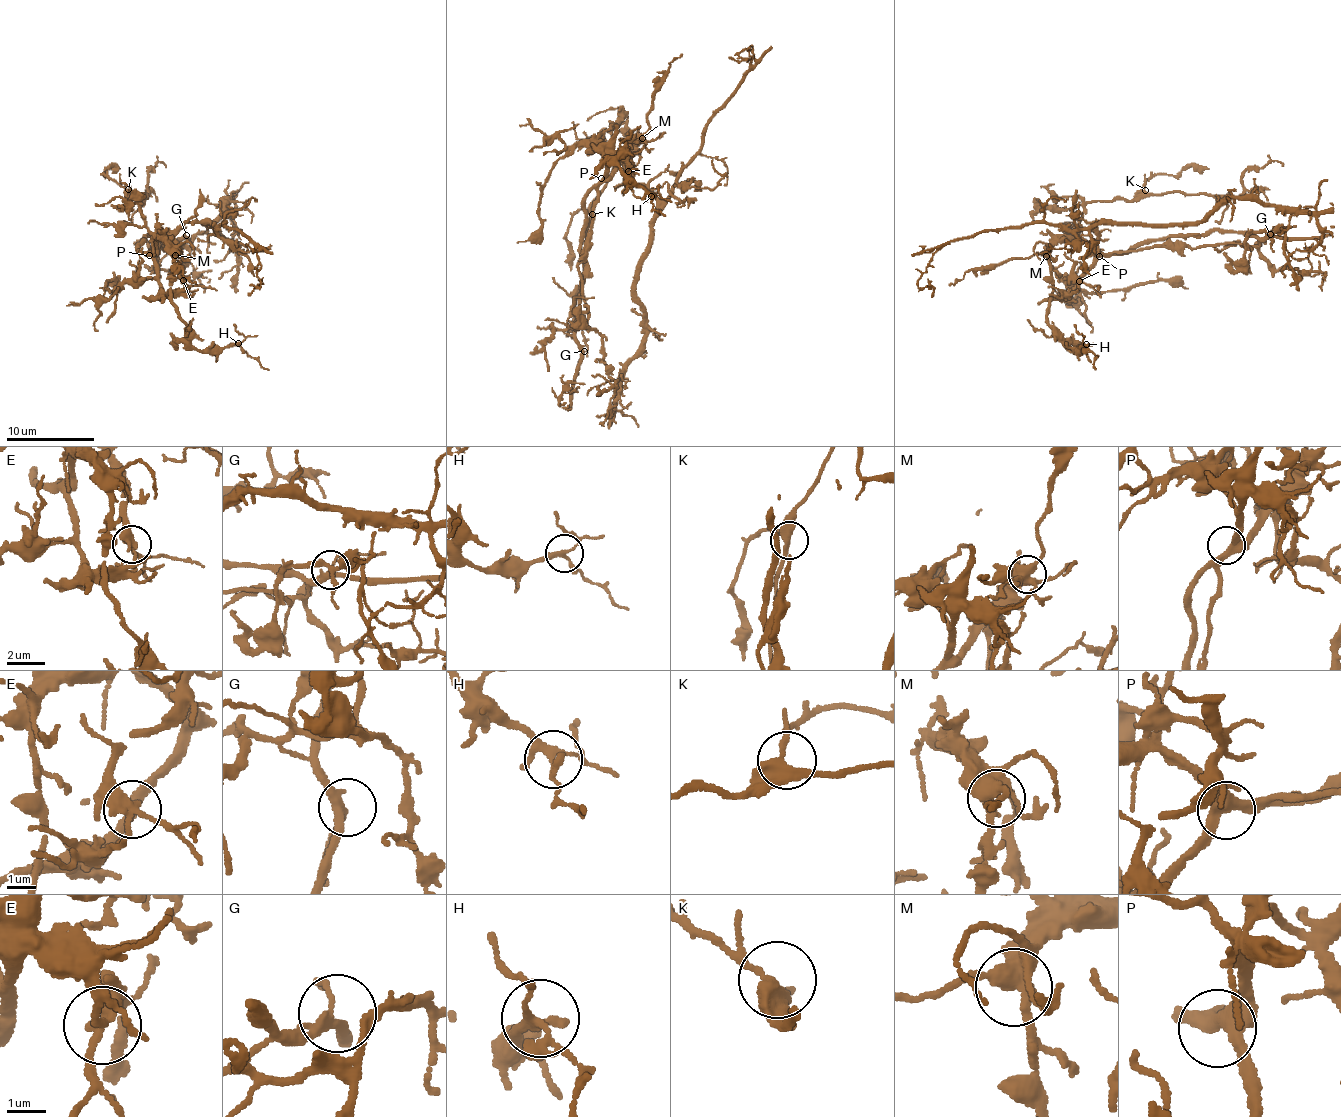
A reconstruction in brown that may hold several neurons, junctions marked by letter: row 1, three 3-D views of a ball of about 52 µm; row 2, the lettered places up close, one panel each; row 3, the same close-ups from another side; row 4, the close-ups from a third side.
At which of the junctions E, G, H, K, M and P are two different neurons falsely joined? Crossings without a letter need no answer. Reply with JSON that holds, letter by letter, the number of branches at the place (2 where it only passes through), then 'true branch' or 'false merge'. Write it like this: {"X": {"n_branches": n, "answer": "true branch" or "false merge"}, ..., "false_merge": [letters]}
{"E": {"n_branches": 3, "answer": "false merge"}, "G": {"n_branches": 3, "answer": "true branch"}, "H": {"n_branches": 5, "answer": "true branch"}, "K": {"n_branches": 3, "answer": "true branch"}, "M": {"n_branches": 5, "answer": "true branch"}, "P": {"n_branches": 3, "answer": "true branch"}, "false_merge": ["E"]}

